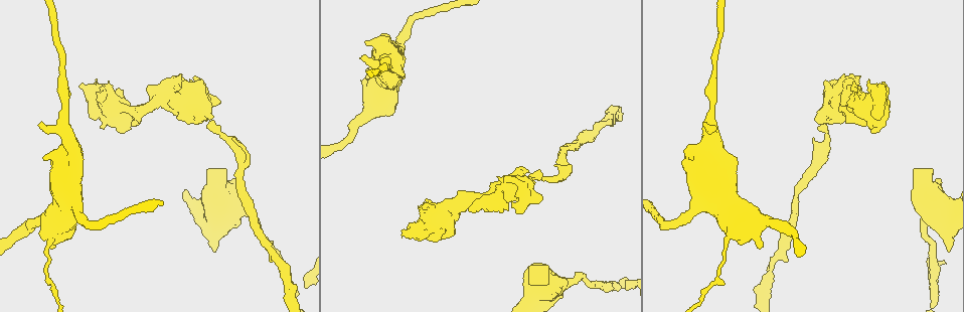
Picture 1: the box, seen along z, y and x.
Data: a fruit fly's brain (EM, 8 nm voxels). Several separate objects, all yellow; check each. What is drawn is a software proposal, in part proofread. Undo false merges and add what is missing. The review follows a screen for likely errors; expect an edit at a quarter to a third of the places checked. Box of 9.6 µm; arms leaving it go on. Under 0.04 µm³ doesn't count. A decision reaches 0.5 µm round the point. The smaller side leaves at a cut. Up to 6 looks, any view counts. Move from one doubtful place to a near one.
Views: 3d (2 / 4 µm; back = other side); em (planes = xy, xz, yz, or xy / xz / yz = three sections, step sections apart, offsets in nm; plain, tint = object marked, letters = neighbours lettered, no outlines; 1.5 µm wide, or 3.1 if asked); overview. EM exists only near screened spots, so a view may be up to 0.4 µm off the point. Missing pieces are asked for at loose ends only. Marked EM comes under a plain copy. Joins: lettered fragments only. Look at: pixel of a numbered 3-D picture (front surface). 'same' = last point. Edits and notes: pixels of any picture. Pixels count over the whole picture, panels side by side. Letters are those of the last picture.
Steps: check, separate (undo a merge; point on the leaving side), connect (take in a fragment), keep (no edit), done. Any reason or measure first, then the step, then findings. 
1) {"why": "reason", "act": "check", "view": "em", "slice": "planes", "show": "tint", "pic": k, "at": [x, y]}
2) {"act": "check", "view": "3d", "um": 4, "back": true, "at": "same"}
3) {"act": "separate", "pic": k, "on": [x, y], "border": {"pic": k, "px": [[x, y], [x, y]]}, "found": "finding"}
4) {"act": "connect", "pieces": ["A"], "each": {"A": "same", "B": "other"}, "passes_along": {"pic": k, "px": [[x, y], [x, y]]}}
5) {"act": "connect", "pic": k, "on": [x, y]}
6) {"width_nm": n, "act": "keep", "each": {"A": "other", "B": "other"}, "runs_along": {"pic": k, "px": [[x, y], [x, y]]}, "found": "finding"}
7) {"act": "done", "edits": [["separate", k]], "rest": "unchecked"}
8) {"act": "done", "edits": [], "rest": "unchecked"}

{"why": "stops while still wide", "act": "check", "view": "3d", "um": 4, "pic": 1, "at": [45, 160]}

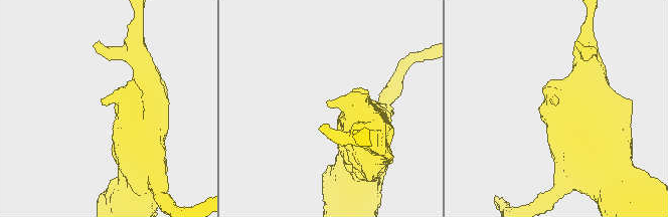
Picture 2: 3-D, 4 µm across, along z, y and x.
{"why": "now the EM", "act": "check", "view": "em", "slice": "xz", "step": 8, "show": "letters", "pic": 2, "at": [555, 103]}

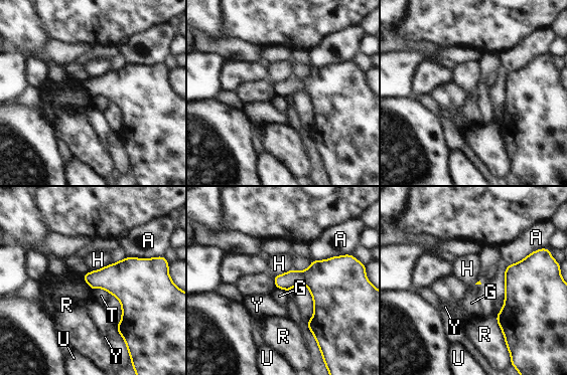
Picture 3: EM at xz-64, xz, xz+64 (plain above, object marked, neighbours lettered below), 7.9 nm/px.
{"why": "another direction", "act": "check", "view": "em", "slice": "planes", "show": "letters", "at": "same"}

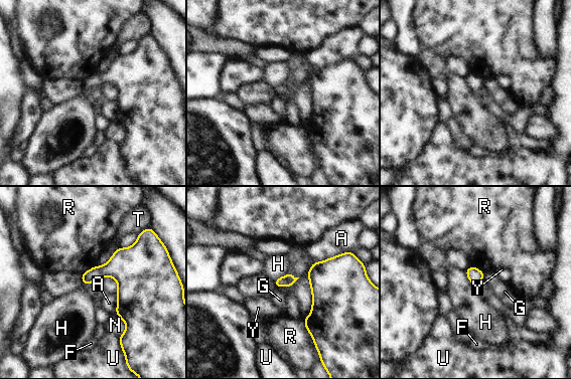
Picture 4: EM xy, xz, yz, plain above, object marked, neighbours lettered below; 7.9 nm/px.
{"longest_contact_nm": ["A", 280], "act": "keep", "each": {"A": "other", "F": "other", "G": "other", "H": "other", "N": "other", "R": "other", "T": "other", "U": "other", "Y": "other"}, "found": "none of them fits"}

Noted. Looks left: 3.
{"act": "check", "view": "em", "slice": "planes", "show": "letters", "pic": 1, "at": [725, 244]}

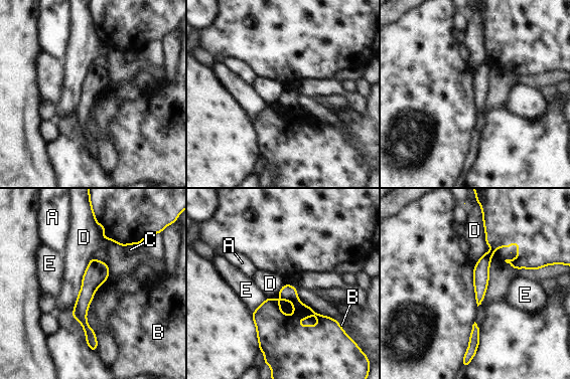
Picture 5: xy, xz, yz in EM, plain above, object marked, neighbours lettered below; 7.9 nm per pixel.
{"act": "separate", "pic": 5, "on": [288, 293], "each": {"A": "other", "B": "other", "C": "other", "D": "other", "E": "other"}, "part_leaving": {"pic": 5, "px": [[92, 261], [83, 322], [95, 345]]}, "found": "a second neuron is stuck on"}

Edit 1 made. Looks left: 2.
{"act": "check", "view": "overview"}

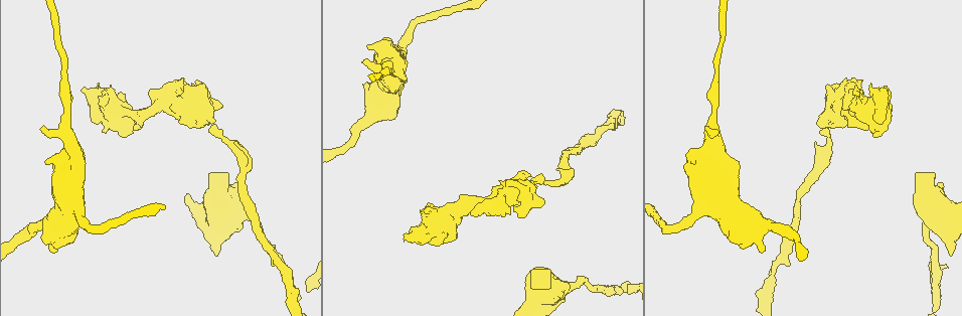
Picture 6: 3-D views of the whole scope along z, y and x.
{"why": "free end", "act": "check", "view": "em", "slice": "xz", "step": 8, "show": "letters", "pic": 6, "at": [235, 185]}

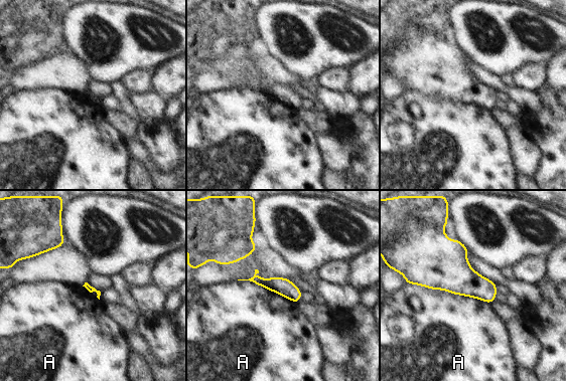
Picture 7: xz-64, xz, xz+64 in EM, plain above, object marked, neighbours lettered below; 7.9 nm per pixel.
{"act": "keep", "each": {"A": "other"}, "runs_along": {"pic": 7, "px": [[254, 278], [282, 286], [298, 297]]}, "found": "none of them fits"}

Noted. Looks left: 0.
{"act": "done", "edits": [["separate", 5]], "rest": "unchecked"}

